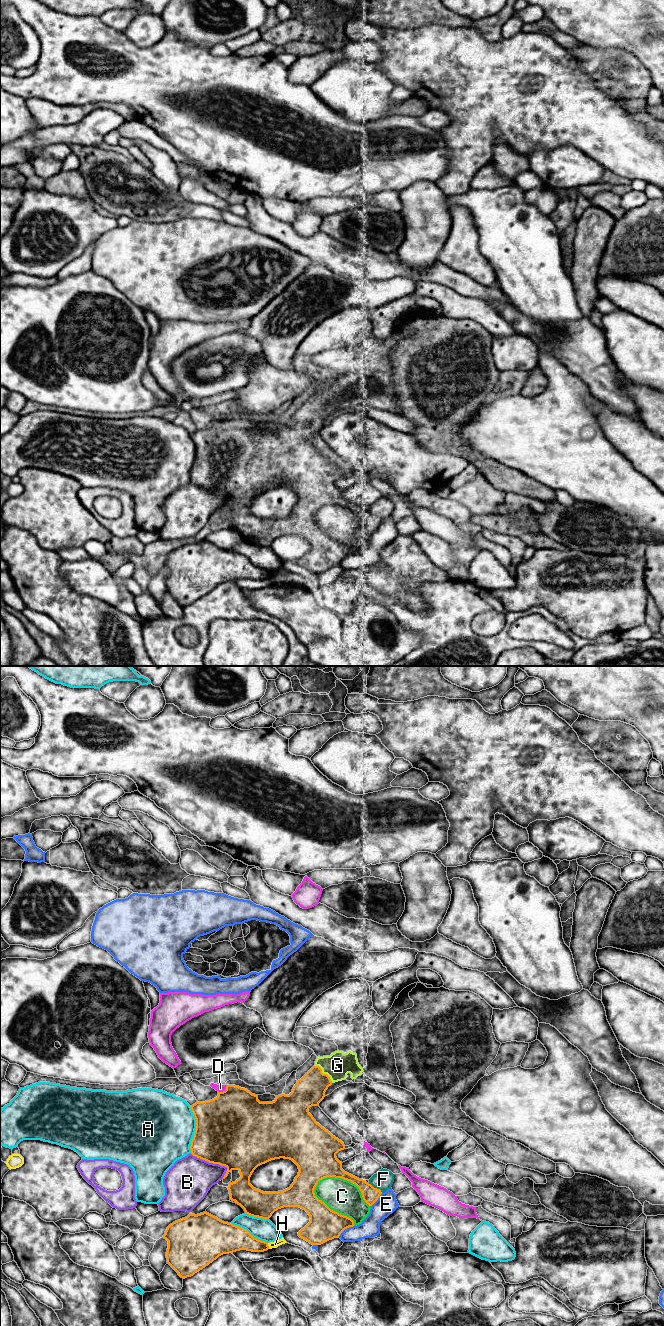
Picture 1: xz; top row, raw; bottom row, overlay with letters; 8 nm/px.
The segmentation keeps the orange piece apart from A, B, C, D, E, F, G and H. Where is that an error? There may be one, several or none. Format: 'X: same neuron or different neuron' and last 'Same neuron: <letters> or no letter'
A: different neuron
B: different neuron
C: different neuron
D: different neuron
E: different neuron
F: different neuron
G: same neuron
H: different neuron
Same neuron: G

